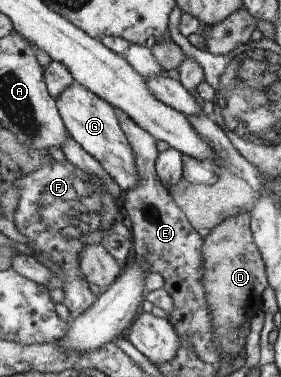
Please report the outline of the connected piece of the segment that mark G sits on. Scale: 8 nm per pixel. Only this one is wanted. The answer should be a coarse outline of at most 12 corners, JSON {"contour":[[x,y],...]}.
{"contour":[[78,82],[56,102],[69,136],[124,190],[140,180],[114,106]]}

